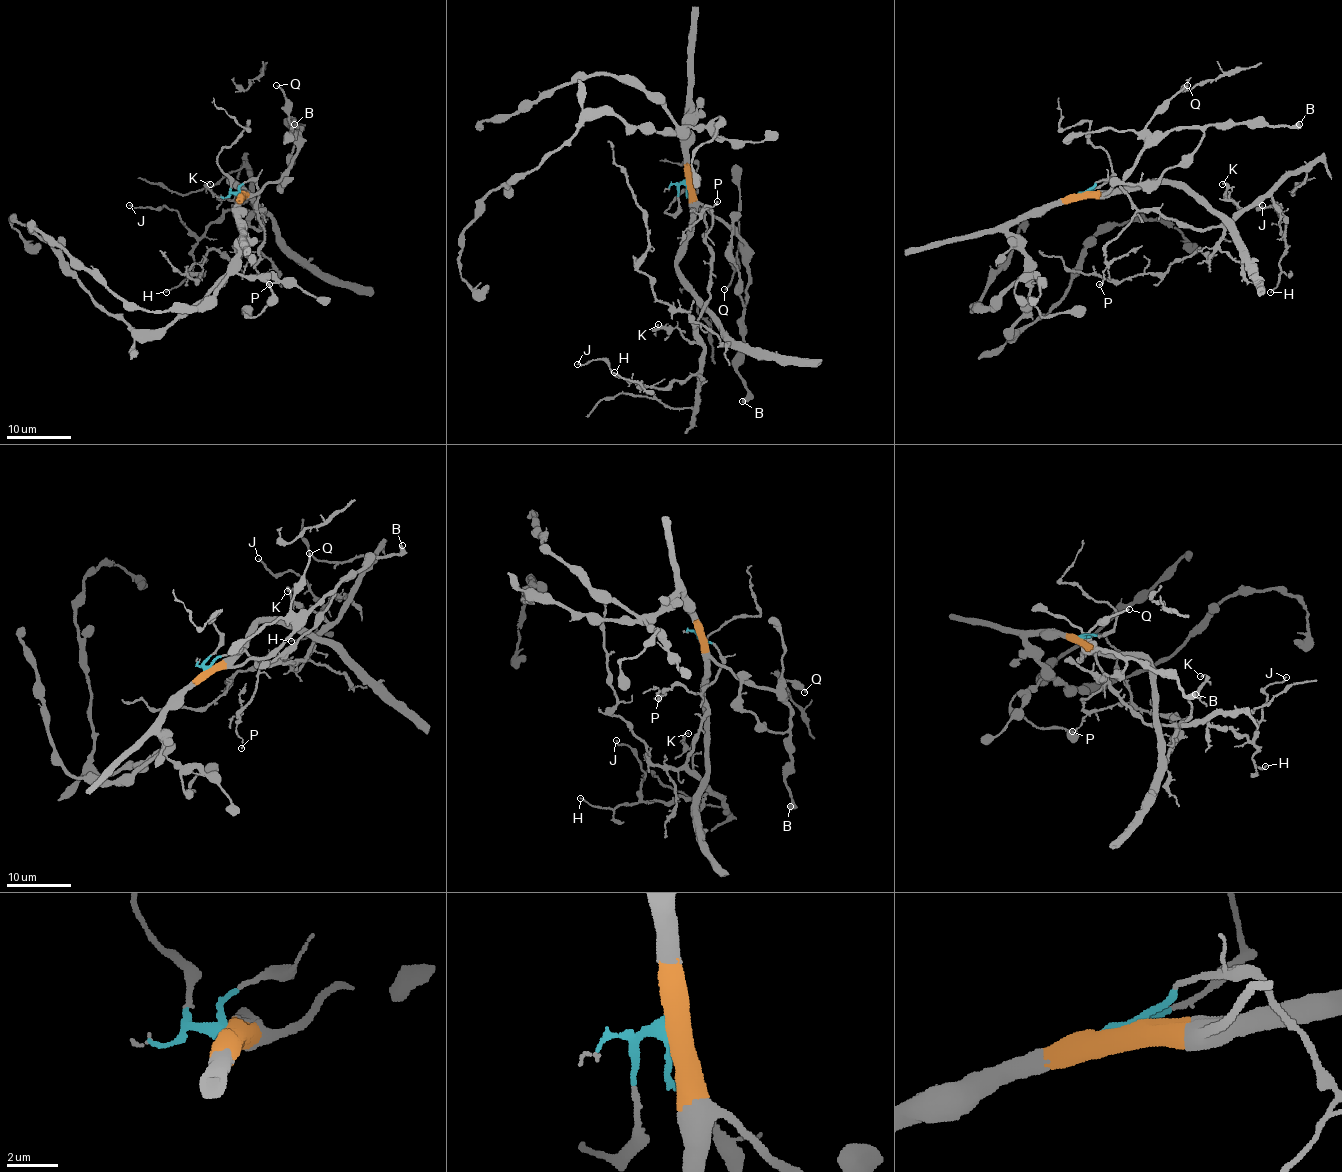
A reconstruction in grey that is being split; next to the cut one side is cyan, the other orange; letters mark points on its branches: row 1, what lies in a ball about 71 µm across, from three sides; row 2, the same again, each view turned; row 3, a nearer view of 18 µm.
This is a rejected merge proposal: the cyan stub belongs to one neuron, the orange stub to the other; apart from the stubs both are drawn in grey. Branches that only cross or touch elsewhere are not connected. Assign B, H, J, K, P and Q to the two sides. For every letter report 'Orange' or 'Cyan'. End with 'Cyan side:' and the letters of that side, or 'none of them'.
B: Orange
H: Cyan
J: Cyan
K: Cyan
P: Cyan
Q: Orange
Cyan side: H, J, K, P

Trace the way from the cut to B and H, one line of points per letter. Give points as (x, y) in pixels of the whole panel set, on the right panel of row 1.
B: (1081, 194), (1103, 194), (1120, 182), (1146, 148), (1155, 145), (1172, 131), (1212, 124), (1288, 127), (1300, 124)
H: (1081, 194), (1116, 181), (1139, 210), (1199, 230), (1230, 223), (1269, 195), (1285, 220), (1271, 291)

